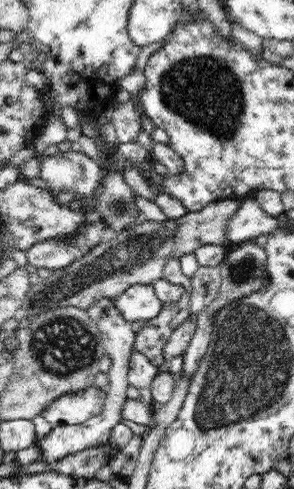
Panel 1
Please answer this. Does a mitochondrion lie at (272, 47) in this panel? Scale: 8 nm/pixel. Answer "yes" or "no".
no

